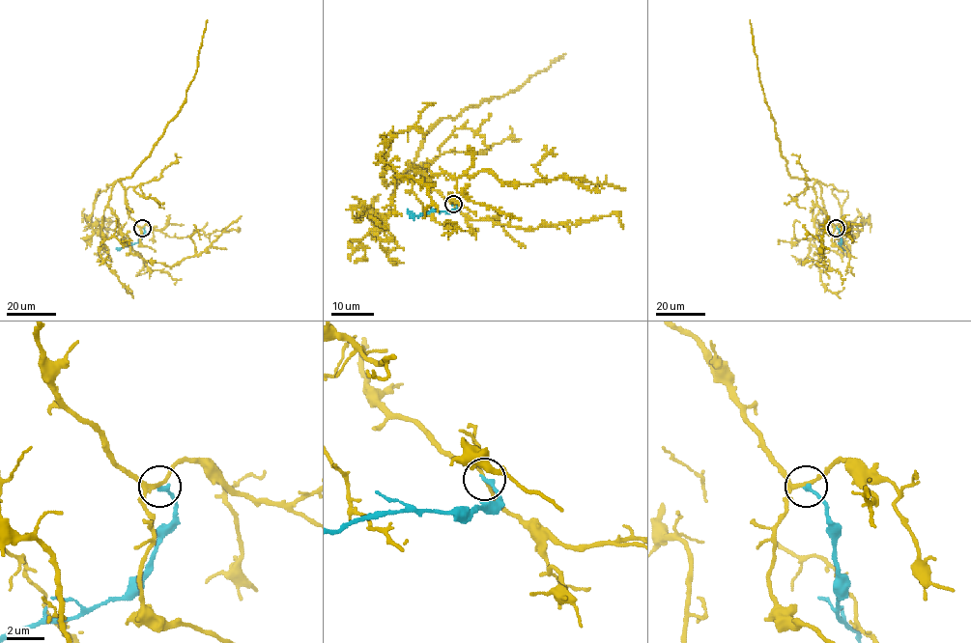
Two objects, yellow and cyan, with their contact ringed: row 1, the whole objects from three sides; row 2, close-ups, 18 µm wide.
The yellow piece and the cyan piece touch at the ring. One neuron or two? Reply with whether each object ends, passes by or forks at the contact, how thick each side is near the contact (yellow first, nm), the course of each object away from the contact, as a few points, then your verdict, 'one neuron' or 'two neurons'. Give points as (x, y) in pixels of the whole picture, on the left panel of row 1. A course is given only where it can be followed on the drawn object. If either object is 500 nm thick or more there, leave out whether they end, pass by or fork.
yellow passes by; cyan ends; calibres 190 and 200 nm; course yellow (143, 228), (129, 215), (117, 181), (109, 207), (131, 252), (146, 261), (171, 266), (200, 254), (241, 216); course cyan (143, 228), (145, 233), (137, 242), (116, 248); two neurons

